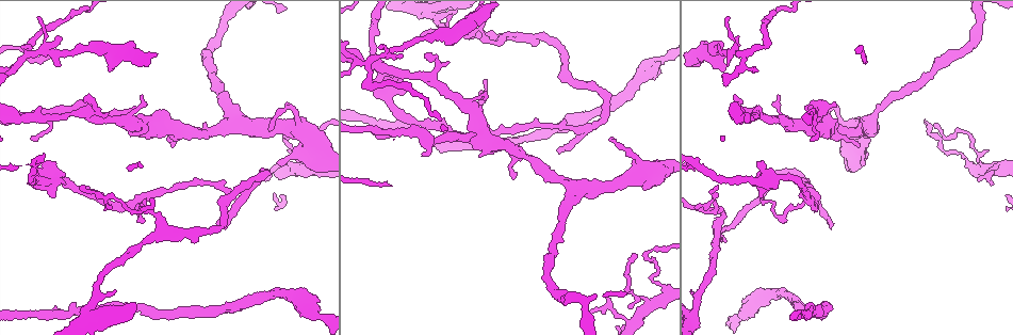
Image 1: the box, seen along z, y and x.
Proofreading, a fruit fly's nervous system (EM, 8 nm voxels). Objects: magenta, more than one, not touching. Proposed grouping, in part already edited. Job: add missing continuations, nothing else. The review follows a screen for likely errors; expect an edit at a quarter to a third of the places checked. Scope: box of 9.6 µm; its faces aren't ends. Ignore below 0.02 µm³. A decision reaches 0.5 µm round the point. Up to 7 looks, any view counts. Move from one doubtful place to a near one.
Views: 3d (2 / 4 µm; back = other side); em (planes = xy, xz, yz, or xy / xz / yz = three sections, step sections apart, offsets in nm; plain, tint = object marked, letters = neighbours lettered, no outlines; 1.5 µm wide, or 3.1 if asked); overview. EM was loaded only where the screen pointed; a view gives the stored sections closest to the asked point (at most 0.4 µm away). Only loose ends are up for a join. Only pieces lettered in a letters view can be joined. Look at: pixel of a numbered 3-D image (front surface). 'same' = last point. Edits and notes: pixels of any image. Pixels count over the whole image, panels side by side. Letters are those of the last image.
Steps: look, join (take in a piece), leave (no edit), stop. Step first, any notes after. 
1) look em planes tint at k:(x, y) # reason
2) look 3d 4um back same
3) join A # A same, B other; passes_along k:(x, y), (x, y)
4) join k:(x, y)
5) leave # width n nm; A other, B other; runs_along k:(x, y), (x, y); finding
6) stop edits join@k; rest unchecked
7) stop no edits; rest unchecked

look 3d 4um at 1:(140, 97)

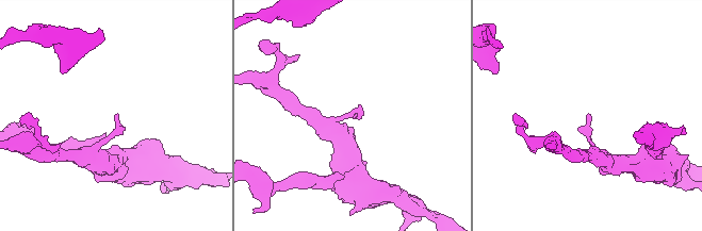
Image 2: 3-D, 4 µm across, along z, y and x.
look em yz step 8 tint at 2:(588, 115)

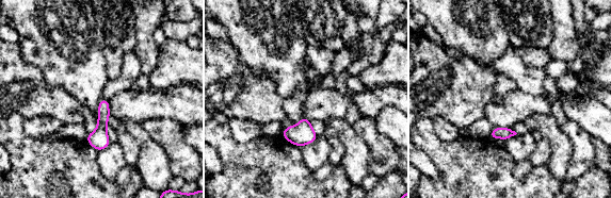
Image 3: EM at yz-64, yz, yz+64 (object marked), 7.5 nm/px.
look em planes letters same # another direction

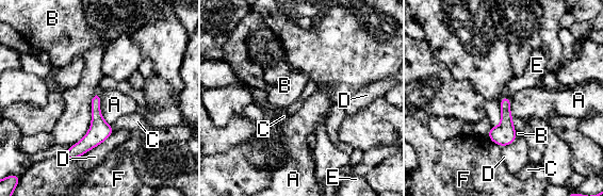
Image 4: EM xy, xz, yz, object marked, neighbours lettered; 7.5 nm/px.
leave # A other, B other, C other, D other, E other, F other; border 4:(98, 97), (101, 117), (110, 126); none of them fits

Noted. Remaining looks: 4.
look 3d 2um back at 1:(635, 254) # free end

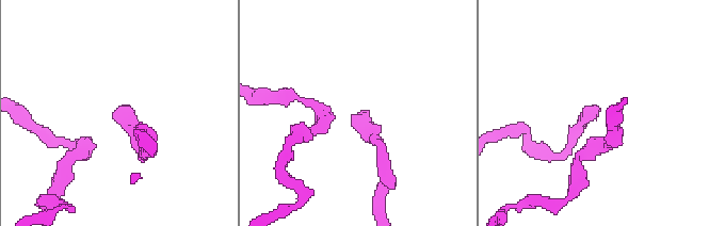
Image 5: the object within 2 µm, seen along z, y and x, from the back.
look em yz step 8 letters at 5:(598, 106) # now the EM

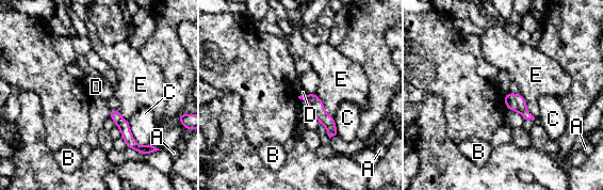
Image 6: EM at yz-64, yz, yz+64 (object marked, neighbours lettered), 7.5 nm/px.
look em planes letters same

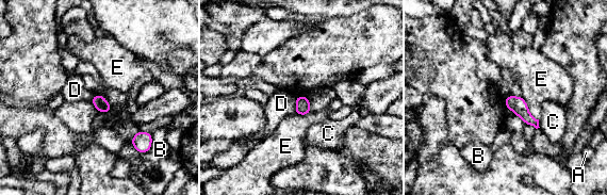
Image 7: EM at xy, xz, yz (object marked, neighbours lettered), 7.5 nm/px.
leave # A other, B other, C other, D other, E other; border 7:(297, 96), (294, 112); no lettered piece goes on from it

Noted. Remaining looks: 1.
look em planes letters at 1:(558, 152) # tapers out

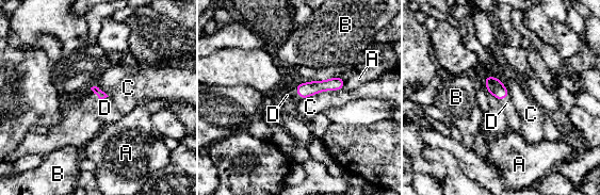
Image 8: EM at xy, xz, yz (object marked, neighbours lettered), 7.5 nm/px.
join D # A other, B other, C other, D same; passes_along 8:(100, 94), (98, 97), (104, 108); it goes on there

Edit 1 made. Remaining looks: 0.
stop edits join@8; rest unchecked

